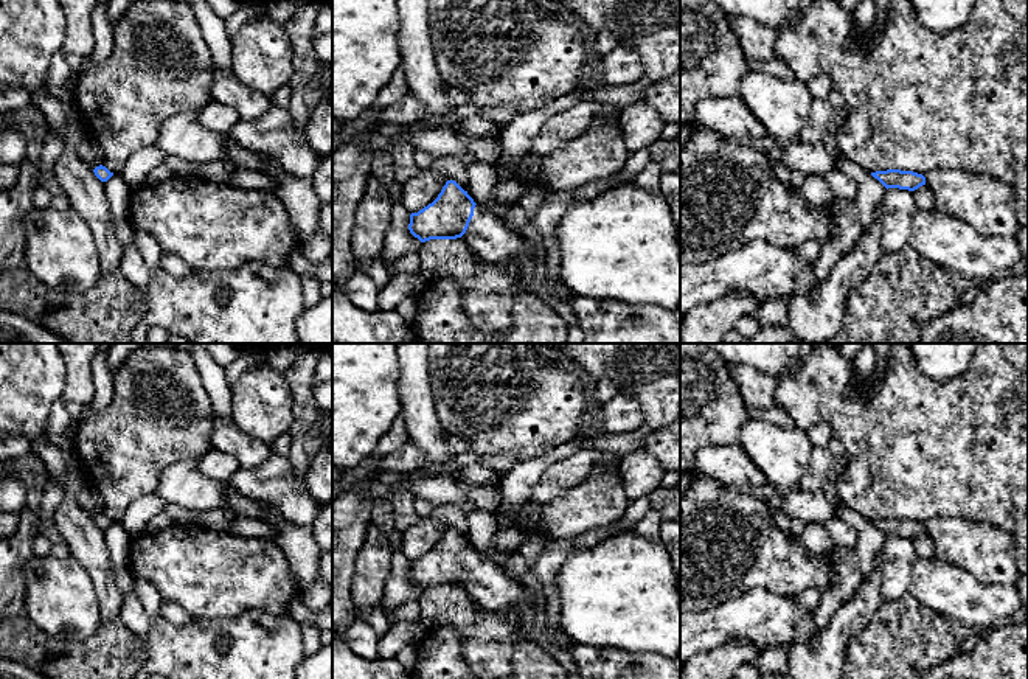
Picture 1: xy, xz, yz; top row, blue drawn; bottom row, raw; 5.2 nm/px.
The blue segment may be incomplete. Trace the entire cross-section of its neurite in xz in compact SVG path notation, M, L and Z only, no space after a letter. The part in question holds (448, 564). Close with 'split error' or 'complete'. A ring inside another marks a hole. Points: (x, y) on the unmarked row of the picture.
M447 528L441 541L432 552L429 552L418 561L410 562L408 578L421 590L430 587L463 586L469 597L488 611L505 611L519 606L523 634L534 639L537 645L548 653L551 653L556 646L564 646L567 651L571 653L576 645L557 626L547 625L542 631L539 631L536 626L536 609L525 597L522 583L508 578L502 567L477 553L474 547L467 542L467 539L464 539L455 528Z; split error

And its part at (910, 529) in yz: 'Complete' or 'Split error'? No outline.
Complete

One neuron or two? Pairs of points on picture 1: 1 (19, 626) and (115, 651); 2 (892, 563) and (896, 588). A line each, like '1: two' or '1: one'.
1: one
2: one

